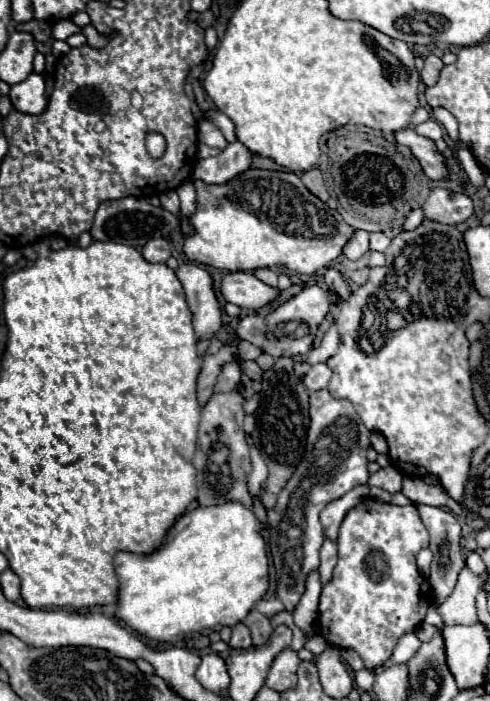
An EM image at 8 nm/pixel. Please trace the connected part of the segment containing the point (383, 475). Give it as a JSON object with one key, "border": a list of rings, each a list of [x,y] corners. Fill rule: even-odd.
{"border":[[[387,465],[387,467],[381,467],[377,473],[373,473],[369,477],[369,485],[371,487],[381,487],[389,493],[397,493],[403,487],[403,475],[393,465]]]}

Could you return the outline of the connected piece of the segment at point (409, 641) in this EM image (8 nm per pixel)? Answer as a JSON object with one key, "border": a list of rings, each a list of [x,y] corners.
{"border":[[[407,633],[407,635],[403,635],[403,637],[399,639],[395,651],[393,651],[393,657],[391,657],[385,665],[377,667],[375,673],[381,673],[381,671],[383,671],[387,665],[391,665],[391,663],[407,663],[407,661],[417,653],[419,647],[421,647],[421,641],[419,641],[419,637],[417,637],[415,633]]]}

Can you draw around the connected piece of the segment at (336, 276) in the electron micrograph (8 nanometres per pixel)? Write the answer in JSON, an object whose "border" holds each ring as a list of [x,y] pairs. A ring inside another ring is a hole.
{"border":[[[329,267],[329,269],[325,271],[325,277],[323,277],[323,279],[325,279],[325,283],[327,283],[327,287],[329,287],[331,291],[339,293],[341,299],[347,299],[347,297],[349,297],[349,287],[347,287],[343,275],[341,275],[335,267]]]}

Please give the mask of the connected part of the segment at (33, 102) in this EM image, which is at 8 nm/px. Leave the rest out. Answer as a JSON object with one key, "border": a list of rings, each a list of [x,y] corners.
{"border":[[[31,73],[25,81],[11,85],[9,93],[13,107],[21,113],[39,115],[47,107],[45,99],[45,75],[43,73]]]}

